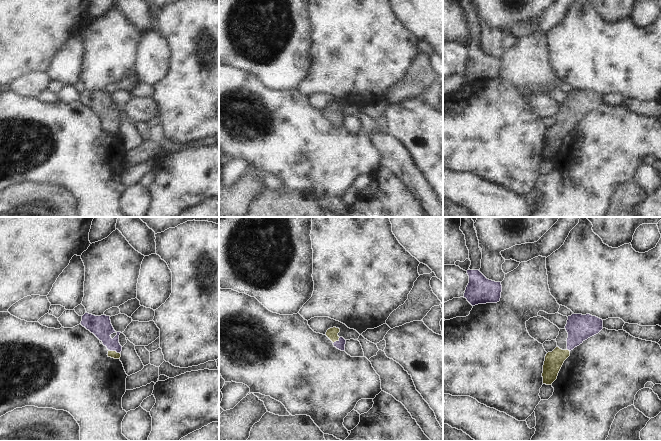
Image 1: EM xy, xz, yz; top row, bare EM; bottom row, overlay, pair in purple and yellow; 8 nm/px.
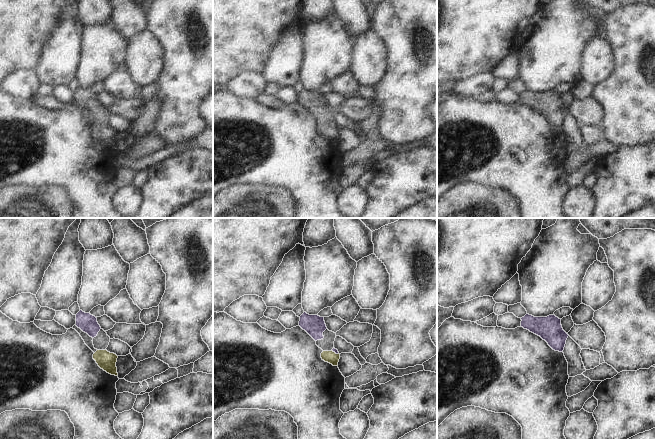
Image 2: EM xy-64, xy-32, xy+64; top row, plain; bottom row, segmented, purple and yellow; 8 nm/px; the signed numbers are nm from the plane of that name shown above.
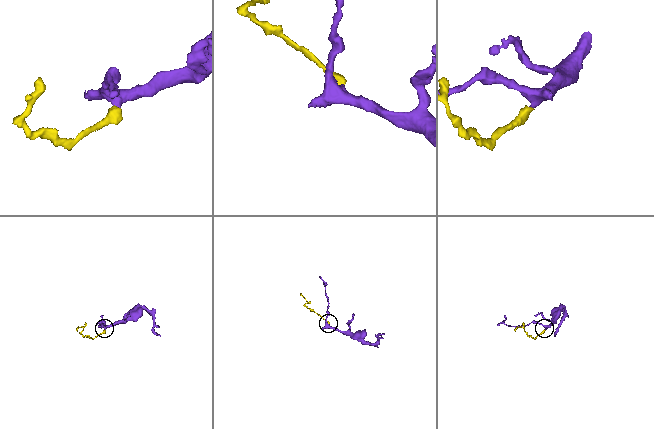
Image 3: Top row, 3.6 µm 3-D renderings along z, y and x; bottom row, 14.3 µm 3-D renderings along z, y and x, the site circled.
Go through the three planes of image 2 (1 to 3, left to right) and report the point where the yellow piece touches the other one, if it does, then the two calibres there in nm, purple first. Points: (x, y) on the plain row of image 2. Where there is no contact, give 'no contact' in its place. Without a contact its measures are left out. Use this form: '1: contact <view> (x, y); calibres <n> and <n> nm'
1: no contact
2: contact xy-32 (335, 128); calibres 30 and 100 nm
3: no contact

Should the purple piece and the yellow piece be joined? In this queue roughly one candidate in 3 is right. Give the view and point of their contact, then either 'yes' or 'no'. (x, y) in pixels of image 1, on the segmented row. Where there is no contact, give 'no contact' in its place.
xy (114, 350) | yes

